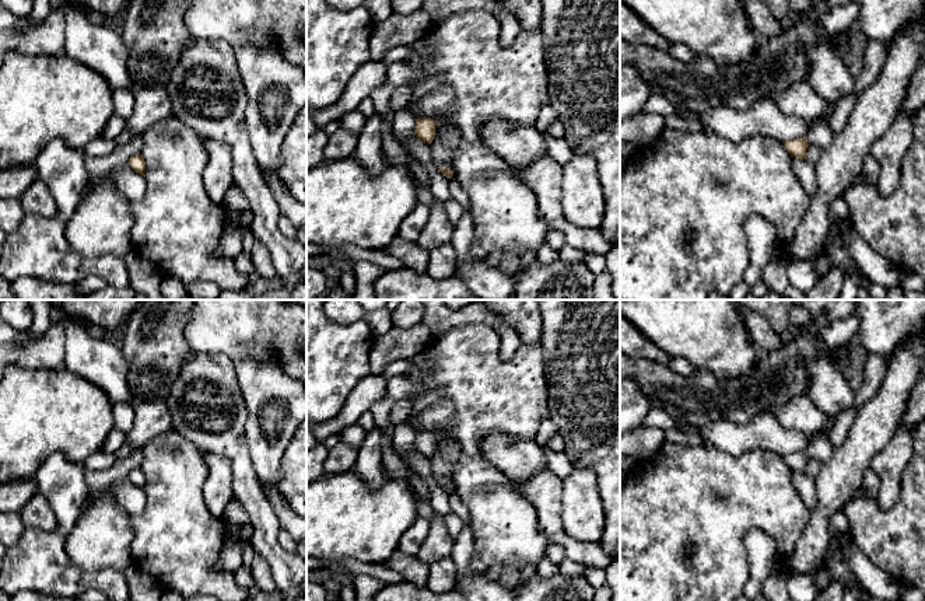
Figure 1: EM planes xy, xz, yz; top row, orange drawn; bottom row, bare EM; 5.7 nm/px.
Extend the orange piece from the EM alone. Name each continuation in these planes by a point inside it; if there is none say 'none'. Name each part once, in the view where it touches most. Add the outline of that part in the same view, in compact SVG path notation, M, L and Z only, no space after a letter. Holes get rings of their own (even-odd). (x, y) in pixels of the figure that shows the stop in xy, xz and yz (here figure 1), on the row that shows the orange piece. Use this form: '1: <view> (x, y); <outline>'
none

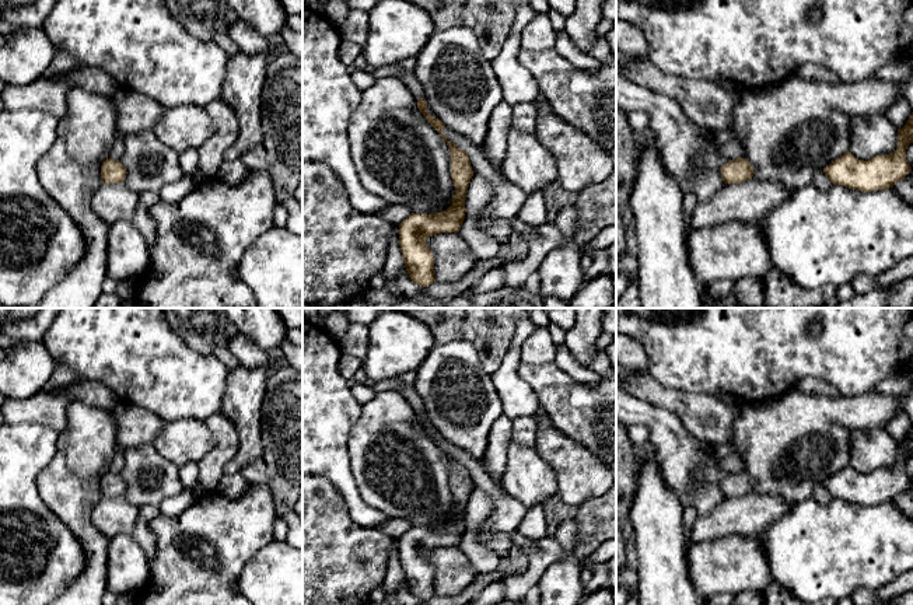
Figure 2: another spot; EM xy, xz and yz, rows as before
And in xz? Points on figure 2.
none

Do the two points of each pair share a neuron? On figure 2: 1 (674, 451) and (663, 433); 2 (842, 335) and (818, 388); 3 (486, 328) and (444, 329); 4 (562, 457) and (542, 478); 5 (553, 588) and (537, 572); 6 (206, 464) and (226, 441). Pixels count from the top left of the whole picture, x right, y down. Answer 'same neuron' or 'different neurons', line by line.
1: same neuron
2: different neurons
3: same neuron
4: different neurons
5: different neurons
6: same neuron

